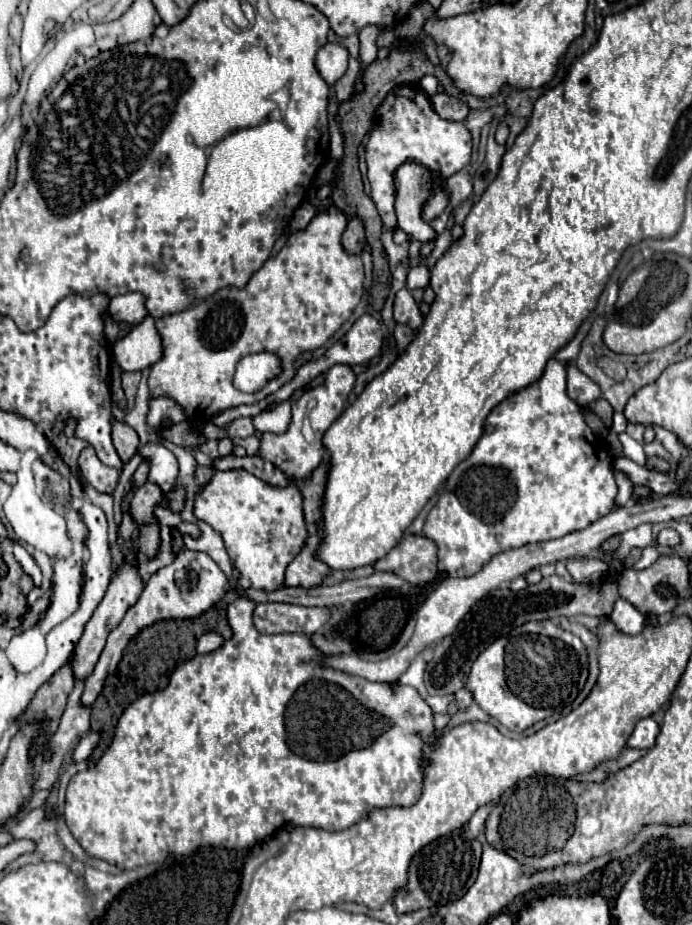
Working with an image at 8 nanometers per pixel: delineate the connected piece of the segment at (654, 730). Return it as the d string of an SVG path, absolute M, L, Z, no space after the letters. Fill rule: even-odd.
M643 718L637 726L635 726L635 730L633 730L633 734L631 734L631 738L629 738L629 746L631 748L651 748L651 746L655 746L655 738L659 736L659 724L653 720L653 718Z

